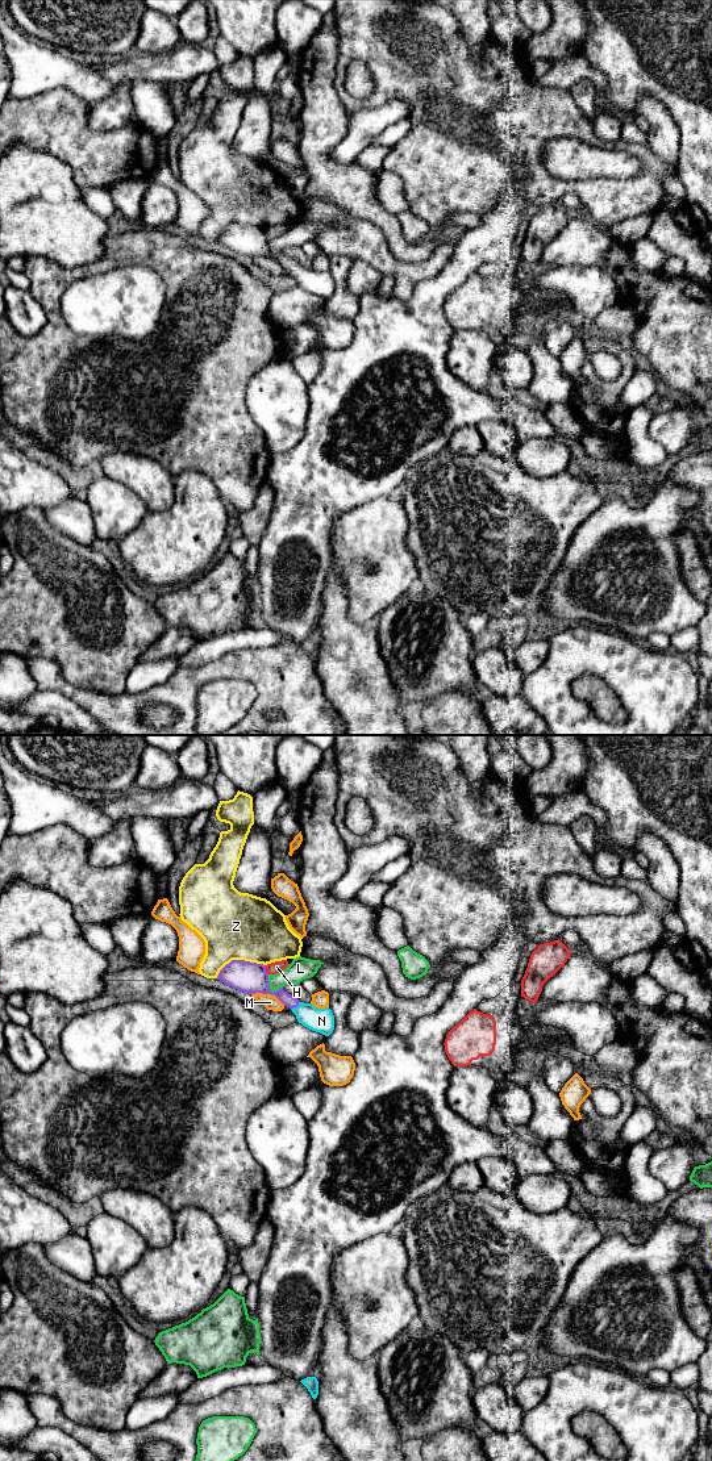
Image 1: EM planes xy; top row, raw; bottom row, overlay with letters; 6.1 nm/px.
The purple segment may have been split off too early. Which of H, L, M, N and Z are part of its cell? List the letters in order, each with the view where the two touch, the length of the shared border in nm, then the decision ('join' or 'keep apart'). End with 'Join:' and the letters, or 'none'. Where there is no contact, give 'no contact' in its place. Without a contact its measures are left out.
H: xy | 60 nm | keep apart
L: xy | 130 nm | keep apart
M: xy | 120 nm | keep apart
N: xy | 80 nm | join
Z: xy | 320 nm | keep apart
Join: N

